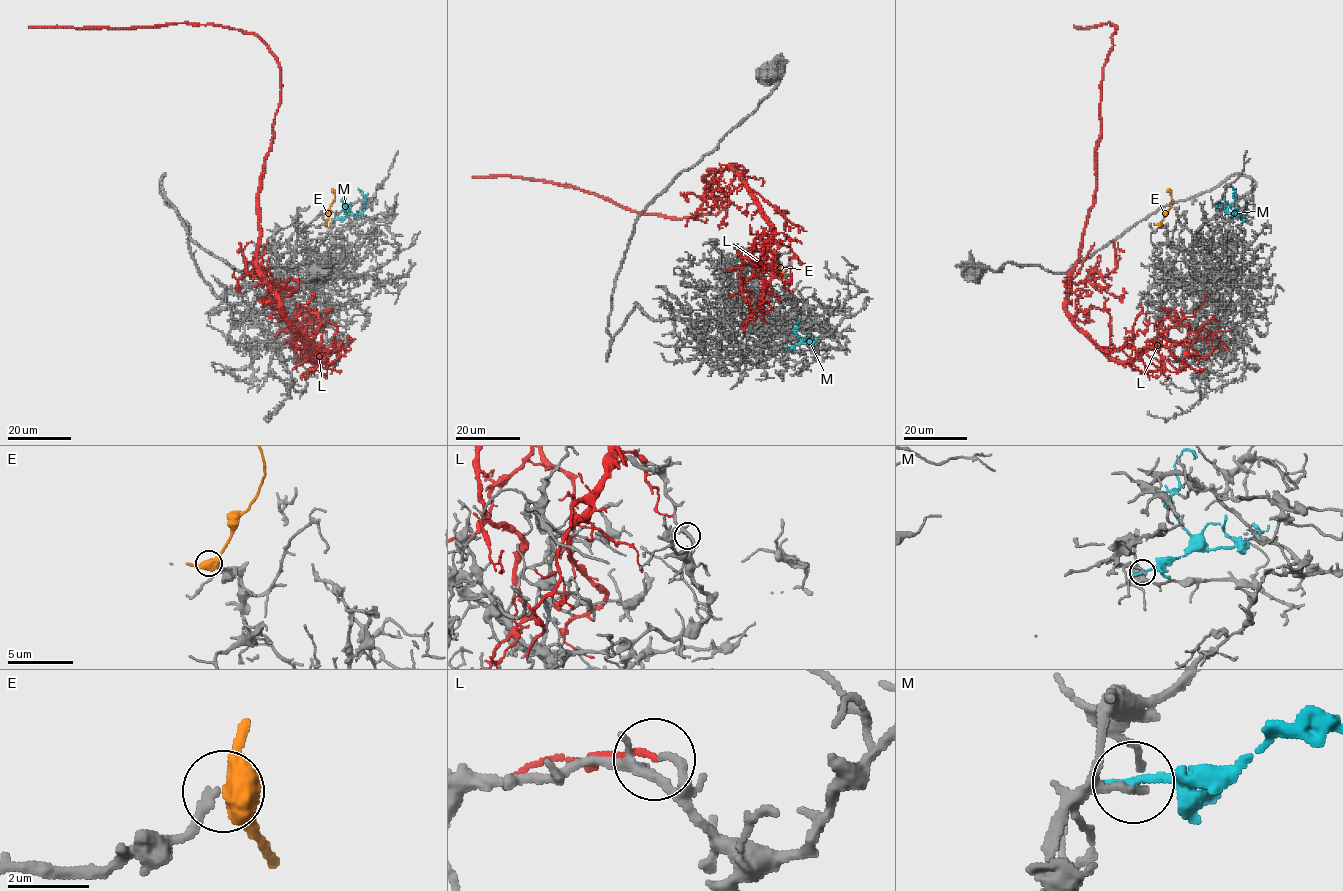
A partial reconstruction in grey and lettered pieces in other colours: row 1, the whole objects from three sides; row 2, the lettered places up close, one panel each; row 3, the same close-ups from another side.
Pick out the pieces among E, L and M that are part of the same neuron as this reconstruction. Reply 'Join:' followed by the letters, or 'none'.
Join: none

